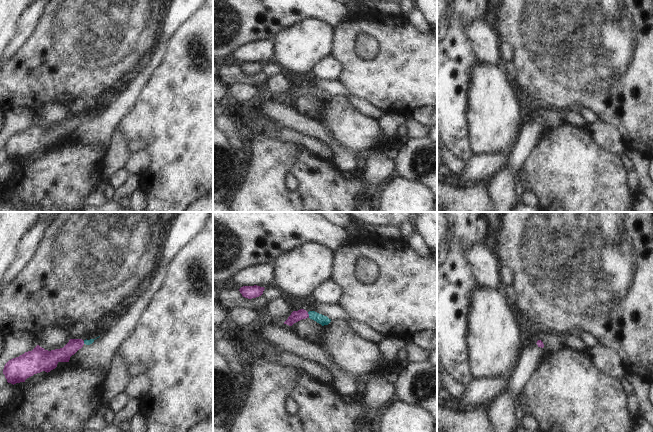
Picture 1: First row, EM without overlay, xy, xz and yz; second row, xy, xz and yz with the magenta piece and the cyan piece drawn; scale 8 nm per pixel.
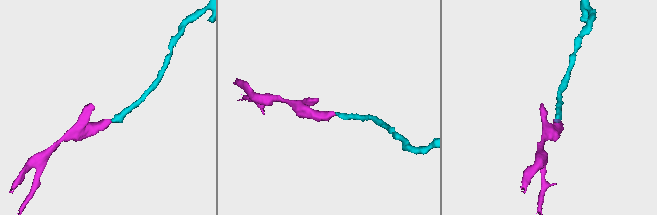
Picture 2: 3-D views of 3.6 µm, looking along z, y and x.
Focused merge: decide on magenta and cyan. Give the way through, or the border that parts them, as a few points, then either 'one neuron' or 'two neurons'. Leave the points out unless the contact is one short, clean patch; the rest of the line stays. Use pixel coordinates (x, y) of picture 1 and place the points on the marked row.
runs through xz (295, 316), (308, 314), (319, 318); one neuron

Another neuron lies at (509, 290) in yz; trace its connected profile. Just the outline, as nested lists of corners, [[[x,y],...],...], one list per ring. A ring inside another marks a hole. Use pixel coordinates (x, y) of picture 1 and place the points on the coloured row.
[[[514,285],[504,286],[504,292],[509,299],[509,302],[512,305],[516,304],[516,292],[514,290]]]

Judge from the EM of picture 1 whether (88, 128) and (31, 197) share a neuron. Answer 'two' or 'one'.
two

